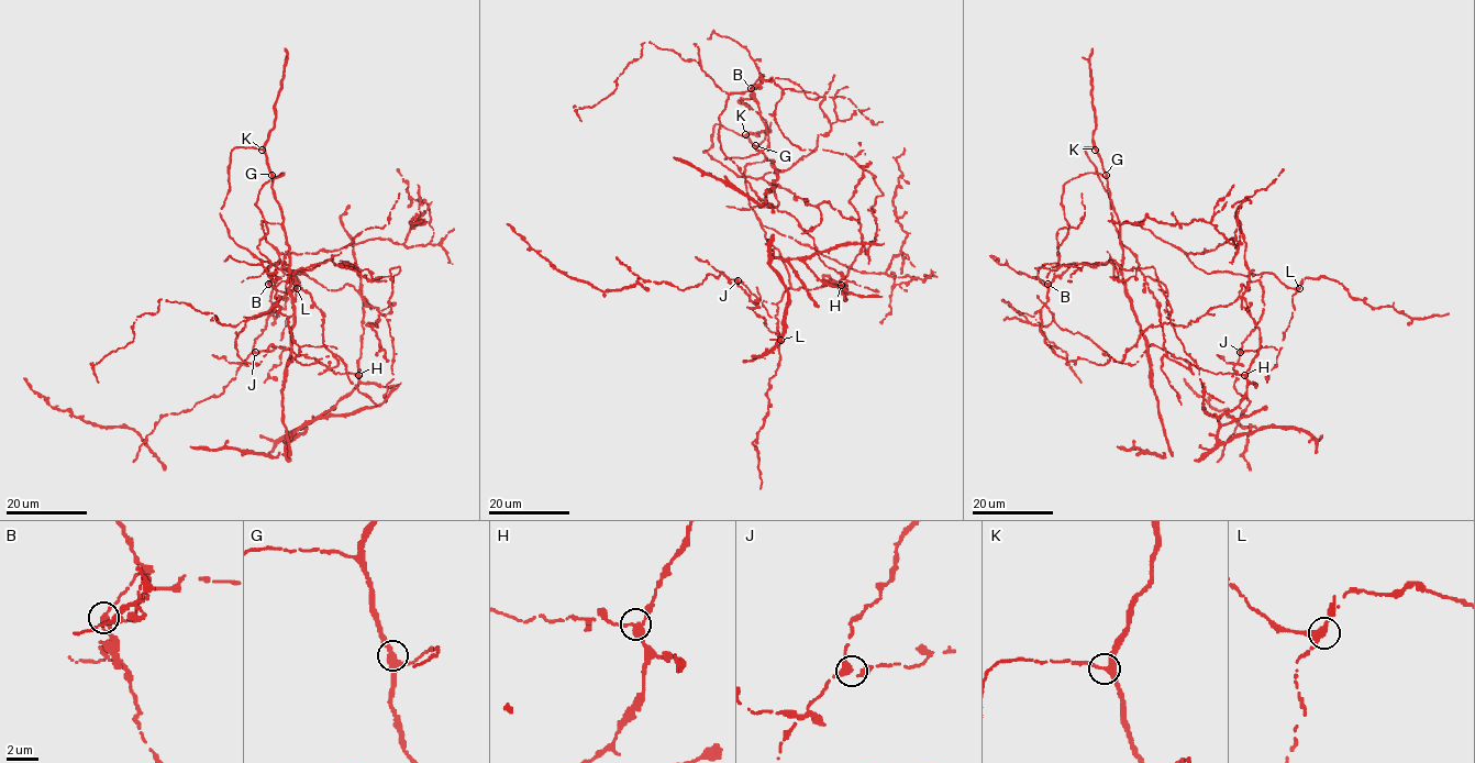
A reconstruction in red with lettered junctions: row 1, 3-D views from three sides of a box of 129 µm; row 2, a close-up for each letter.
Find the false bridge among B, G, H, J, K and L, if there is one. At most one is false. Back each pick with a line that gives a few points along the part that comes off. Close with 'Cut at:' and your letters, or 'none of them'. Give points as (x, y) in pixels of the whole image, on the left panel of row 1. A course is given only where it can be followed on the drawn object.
L: course (297, 288), (294, 313), (285, 321), (280, 363), (268, 373), (272, 378), (277, 379)
Cut at: L

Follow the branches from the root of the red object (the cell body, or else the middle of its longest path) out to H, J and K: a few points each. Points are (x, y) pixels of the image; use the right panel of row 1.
H: (1174, 245), (1207, 273), (1250, 278), (1250, 289), (1241, 284), (1239, 295), (1260, 331), (1260, 347), (1244, 374)
J: (1174, 245), (1207, 273), (1226, 271), (1248, 276), (1264, 272), (1260, 279), (1264, 313), (1241, 344), (1240, 352)
K: (1174, 245), (1139, 225), (1119, 221), (1101, 158), (1095, 150)

